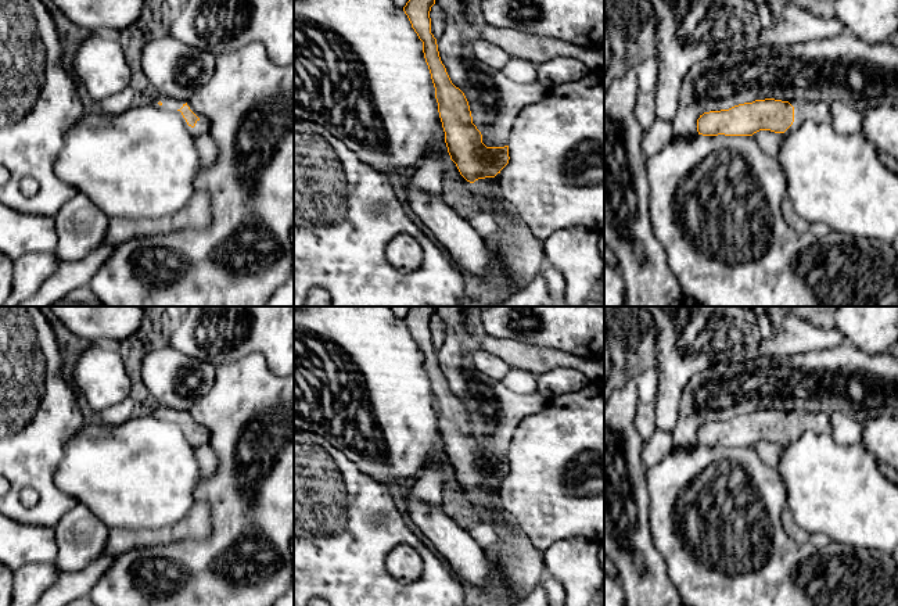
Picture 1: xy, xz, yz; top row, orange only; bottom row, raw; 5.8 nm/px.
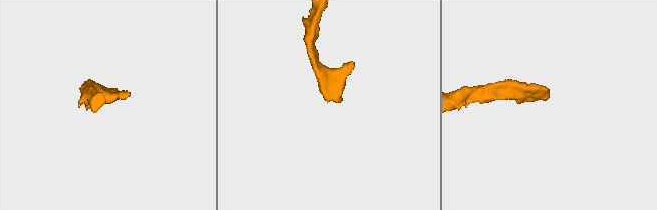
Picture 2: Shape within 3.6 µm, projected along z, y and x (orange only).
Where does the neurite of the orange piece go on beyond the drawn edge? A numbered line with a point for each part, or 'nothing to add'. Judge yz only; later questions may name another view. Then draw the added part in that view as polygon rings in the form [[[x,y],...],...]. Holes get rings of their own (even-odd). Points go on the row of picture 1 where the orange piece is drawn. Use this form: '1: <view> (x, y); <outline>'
1: yz (819, 113); [[[800,101],[794,105],[797,118],[802,121],[813,121],[816,123],[831,123],[831,112],[827,103]]]

